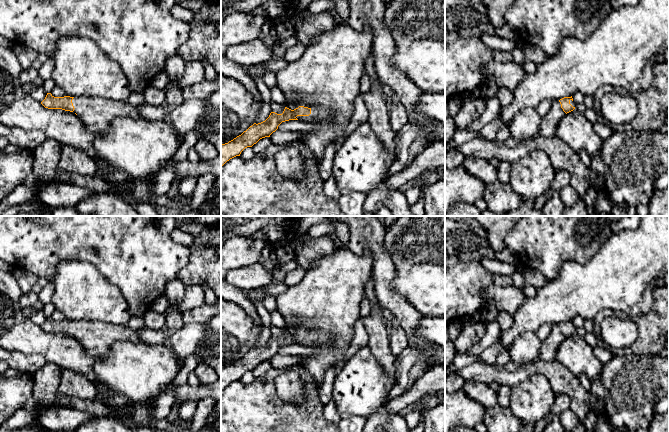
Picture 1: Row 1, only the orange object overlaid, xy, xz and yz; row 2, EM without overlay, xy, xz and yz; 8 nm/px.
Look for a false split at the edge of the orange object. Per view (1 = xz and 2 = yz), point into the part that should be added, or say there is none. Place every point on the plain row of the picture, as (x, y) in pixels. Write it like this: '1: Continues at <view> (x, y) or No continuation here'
1: Continues at xz (317, 337)
2: Continues at yz (549, 347)

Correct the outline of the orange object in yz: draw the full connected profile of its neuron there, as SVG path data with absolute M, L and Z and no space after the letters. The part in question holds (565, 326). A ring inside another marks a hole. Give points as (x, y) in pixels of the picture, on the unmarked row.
M564 321L560 324L553 324L550 335L542 341L537 360L553 361L561 343L576 332L576 328L571 321Z

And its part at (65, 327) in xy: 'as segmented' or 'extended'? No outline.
extended

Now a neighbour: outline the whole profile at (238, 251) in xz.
M231 237L221 247L221 279L229 270L258 263L264 247L262 238Z

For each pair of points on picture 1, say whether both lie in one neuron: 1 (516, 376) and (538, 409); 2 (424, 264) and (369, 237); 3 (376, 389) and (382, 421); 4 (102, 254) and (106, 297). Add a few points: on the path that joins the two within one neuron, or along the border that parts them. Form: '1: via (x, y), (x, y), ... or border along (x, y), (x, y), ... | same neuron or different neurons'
1: border along (542, 373), (533, 373), (510, 387) | different neurons
2: border along (384, 229), (383, 249), (394, 265) | different neurons
3: border along (388, 394), (383, 400), (382, 405), (368, 419) | different neurons
4: border along (86, 262), (90, 262), (121, 293) | different neurons

